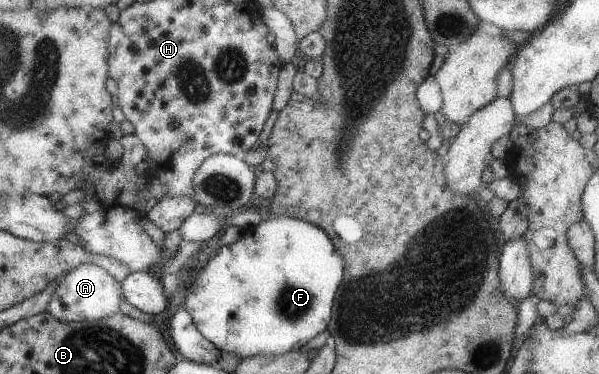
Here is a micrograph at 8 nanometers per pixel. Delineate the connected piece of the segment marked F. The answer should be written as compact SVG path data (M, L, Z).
M265 213L260 224L244 230L243 235L236 242L227 246L223 245L208 260L206 266L196 274L192 286L184 292L185 300L182 302L182 306L192 315L194 324L198 327L200 334L203 334L204 338L212 342L222 353L237 354L242 358L256 355L286 354L286 352L300 350L312 338L328 328L328 322L330 322L330 316L332 316L332 308L334 308L332 302L334 302L334 296L336 296L336 286L340 286L340 282L342 282L344 266L346 266L345 257L338 252L334 242L330 240L324 229L302 219L287 217L282 214L276 216Z

